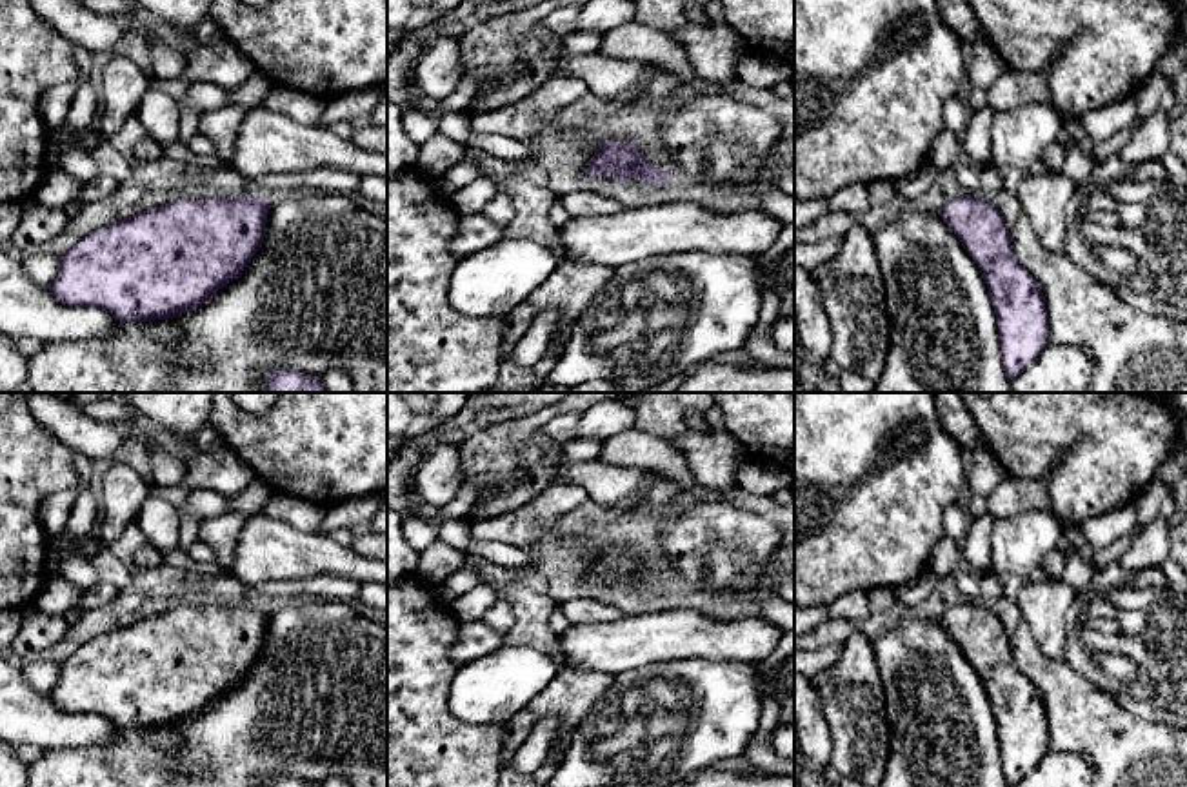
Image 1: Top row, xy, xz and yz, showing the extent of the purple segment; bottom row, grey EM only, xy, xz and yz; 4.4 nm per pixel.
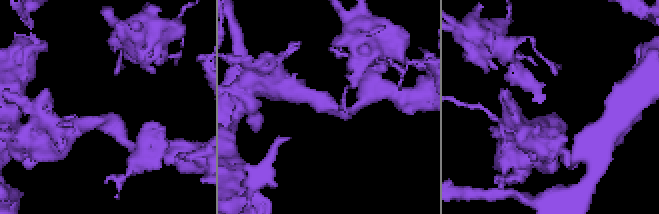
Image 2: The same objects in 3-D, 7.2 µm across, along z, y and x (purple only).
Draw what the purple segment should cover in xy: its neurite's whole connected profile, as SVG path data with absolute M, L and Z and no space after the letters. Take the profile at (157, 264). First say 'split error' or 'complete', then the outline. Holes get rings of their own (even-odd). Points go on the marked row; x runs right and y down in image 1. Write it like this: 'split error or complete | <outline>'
complete | M207 194L182 198L107 224L58 256L58 274L47 287L67 305L100 307L118 322L173 318L202 305L233 282L256 254L269 214L267 198Z

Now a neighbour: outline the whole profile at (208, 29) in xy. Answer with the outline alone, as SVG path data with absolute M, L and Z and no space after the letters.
M207 16L196 25L193 38L198 44L207 44L207 42L224 38L224 33L222 33L220 25L213 18Z

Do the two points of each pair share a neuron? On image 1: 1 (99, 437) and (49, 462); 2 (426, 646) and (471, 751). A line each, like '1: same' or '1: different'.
1: different
2: same

